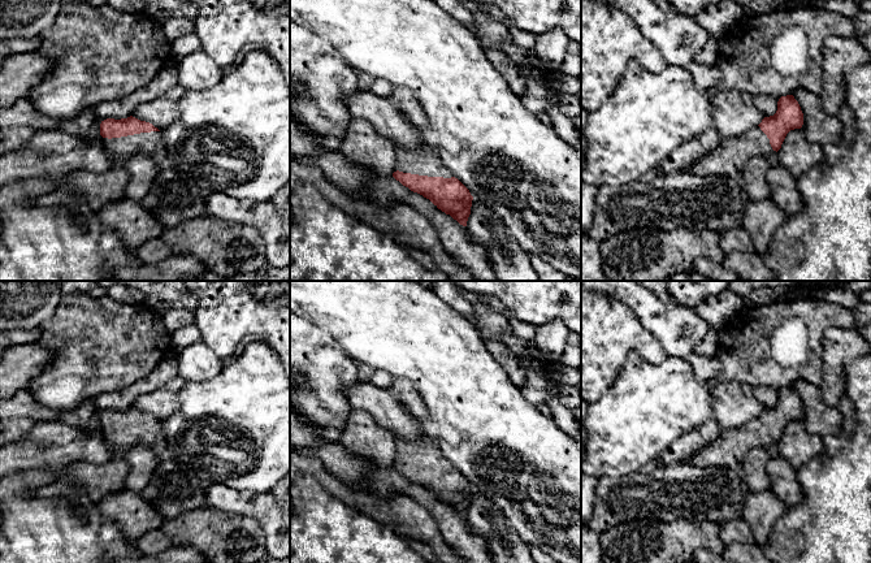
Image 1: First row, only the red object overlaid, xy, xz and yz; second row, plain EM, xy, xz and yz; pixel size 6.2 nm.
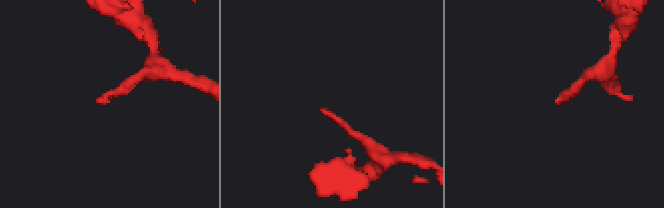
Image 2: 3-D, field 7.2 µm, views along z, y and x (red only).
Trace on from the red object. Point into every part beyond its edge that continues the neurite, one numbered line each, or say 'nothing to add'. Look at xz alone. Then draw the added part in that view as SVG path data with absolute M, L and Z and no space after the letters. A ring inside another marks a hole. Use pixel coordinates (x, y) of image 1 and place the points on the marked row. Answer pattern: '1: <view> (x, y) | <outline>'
1: xz (424, 161) | M394 146L396 152L396 164L394 172L451 178L452 173L443 165L438 153L430 146L410 150Z

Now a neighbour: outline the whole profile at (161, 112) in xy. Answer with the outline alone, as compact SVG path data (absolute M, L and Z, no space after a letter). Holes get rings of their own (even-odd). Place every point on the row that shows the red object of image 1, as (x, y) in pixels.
M179 85L170 87L160 98L136 107L133 117L152 124L159 130L168 127L179 117L178 101L186 88Z

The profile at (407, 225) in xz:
M290 117L290 195L312 182L341 208L368 222L373 229L394 235L400 243L430 255L436 267L451 281L477 281L445 250L426 217L403 203L380 205L370 199L350 194L330 182L321 169L304 164L302 157L329 152L315 137L306 134Z

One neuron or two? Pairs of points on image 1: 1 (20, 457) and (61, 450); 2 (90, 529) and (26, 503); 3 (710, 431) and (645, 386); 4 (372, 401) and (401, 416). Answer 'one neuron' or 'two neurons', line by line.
1: one neuron
2: one neuron
3: two neurons
4: one neuron

